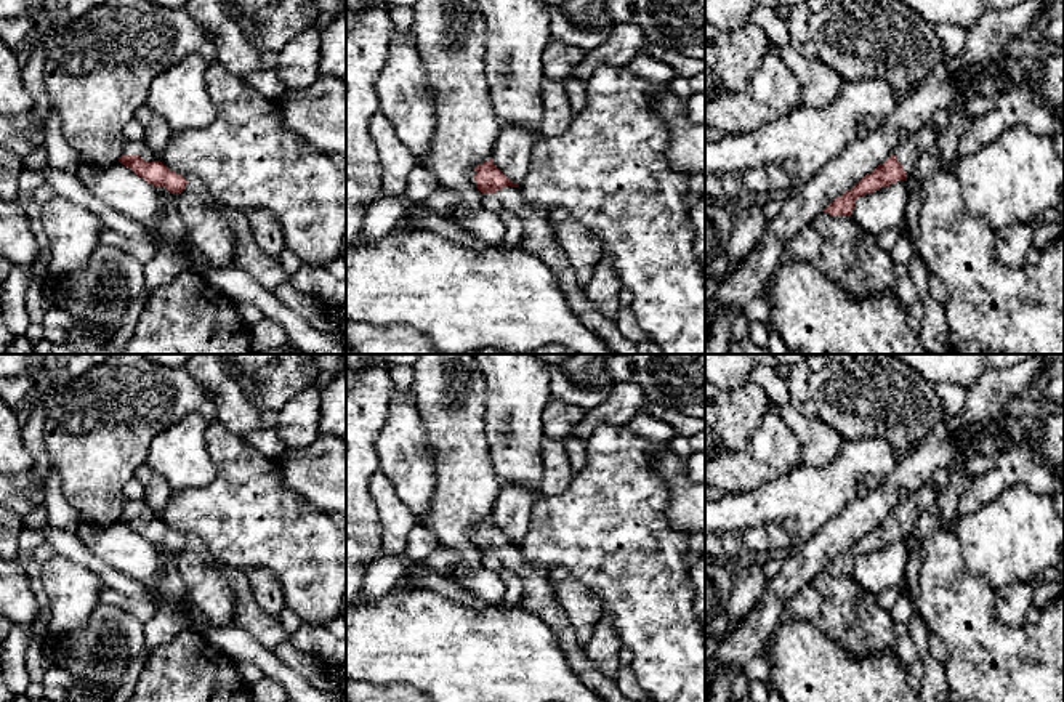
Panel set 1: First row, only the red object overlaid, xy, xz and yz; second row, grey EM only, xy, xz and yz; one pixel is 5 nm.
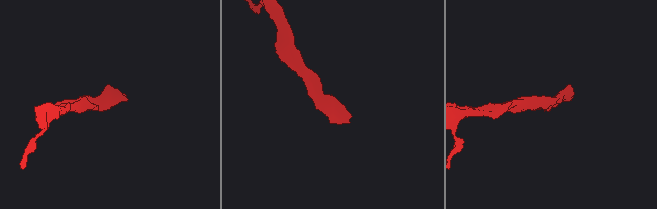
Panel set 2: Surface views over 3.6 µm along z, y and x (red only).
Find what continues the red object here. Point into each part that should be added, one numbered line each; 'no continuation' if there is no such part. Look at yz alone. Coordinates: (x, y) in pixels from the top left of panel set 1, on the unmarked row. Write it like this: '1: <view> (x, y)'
1: yz (907, 512)

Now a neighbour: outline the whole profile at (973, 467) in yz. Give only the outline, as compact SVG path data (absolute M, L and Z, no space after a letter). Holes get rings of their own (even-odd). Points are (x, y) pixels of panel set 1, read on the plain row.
M993 423L981 438L976 438L973 441L969 441L963 450L960 452L958 458L963 460L961 465L961 473L966 474L968 478L977 478L981 474L984 474L985 471L989 471L990 468L993 468L997 458L1000 457L1002 450L995 450L990 455L974 455L971 457L969 454L979 446L979 442L985 438L985 436L992 436L992 438L1000 438L1003 434L1011 434L1010 425L1000 425L1000 423Z

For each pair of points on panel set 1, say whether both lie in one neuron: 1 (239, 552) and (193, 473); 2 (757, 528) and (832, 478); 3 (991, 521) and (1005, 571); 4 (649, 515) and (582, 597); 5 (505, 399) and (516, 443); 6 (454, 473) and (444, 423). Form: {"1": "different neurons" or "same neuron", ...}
{"1": "different neurons", "2": "same neuron", "3": "same neuron", "4": "different neurons", "5": "same neuron", "6": "same neuron"}

